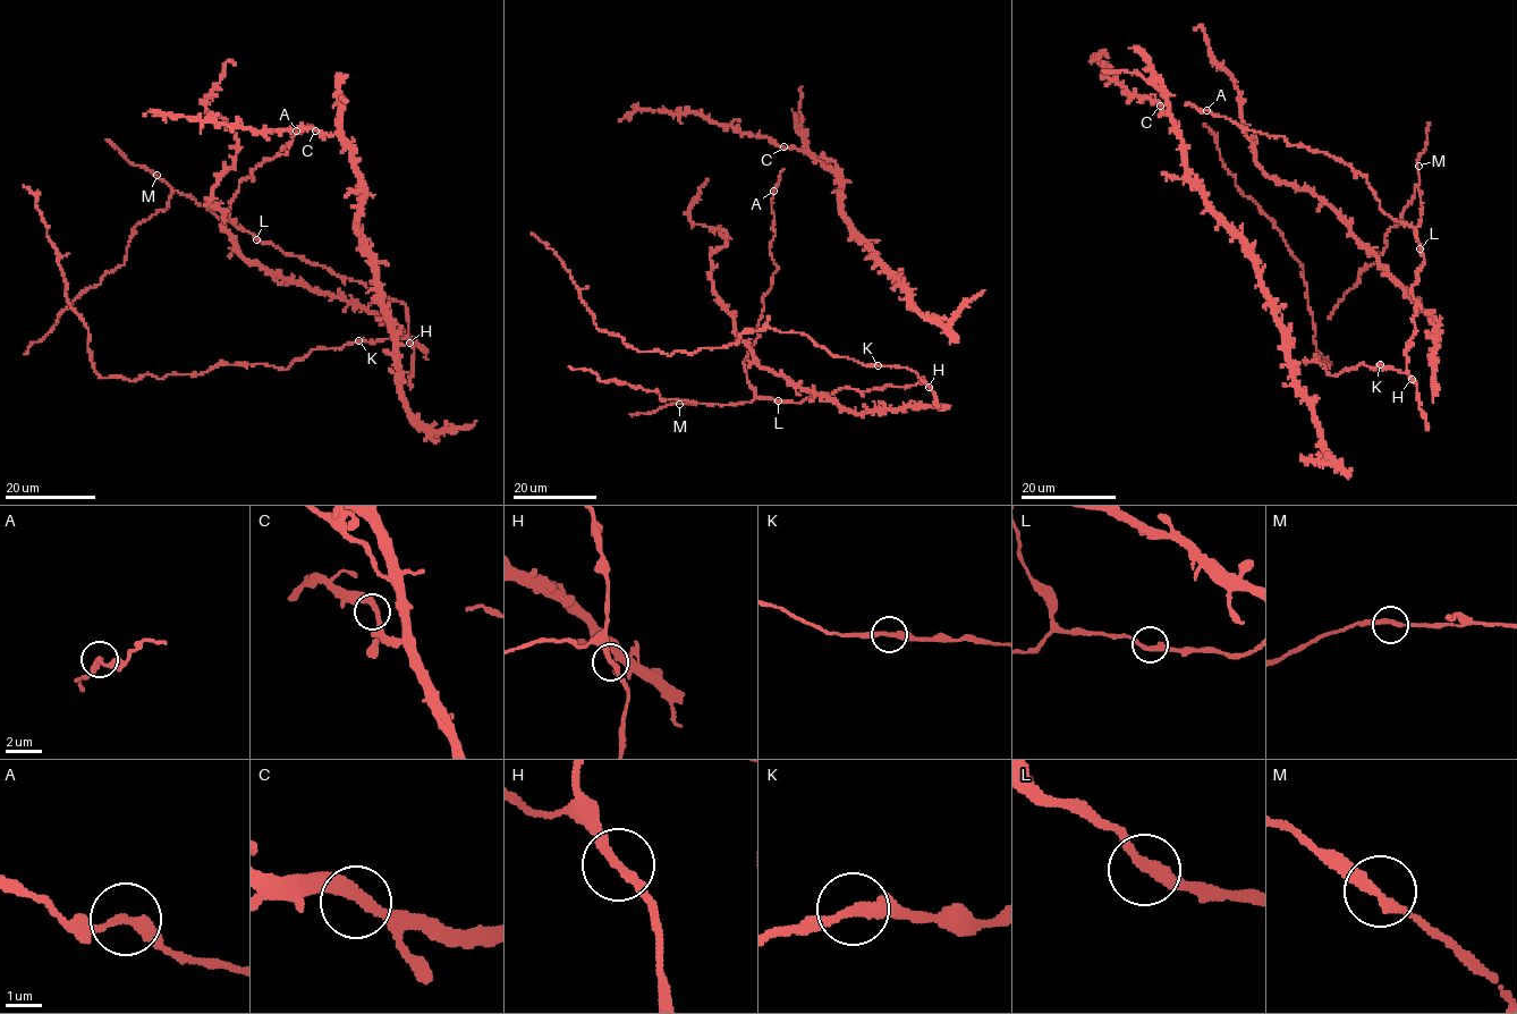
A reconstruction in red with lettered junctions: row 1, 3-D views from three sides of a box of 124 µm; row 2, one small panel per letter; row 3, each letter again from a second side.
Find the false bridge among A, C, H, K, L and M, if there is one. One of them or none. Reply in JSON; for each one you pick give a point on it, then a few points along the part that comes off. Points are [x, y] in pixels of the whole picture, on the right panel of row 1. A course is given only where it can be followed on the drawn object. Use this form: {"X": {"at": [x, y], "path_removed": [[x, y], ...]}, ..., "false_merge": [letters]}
{"false_merge": []}

